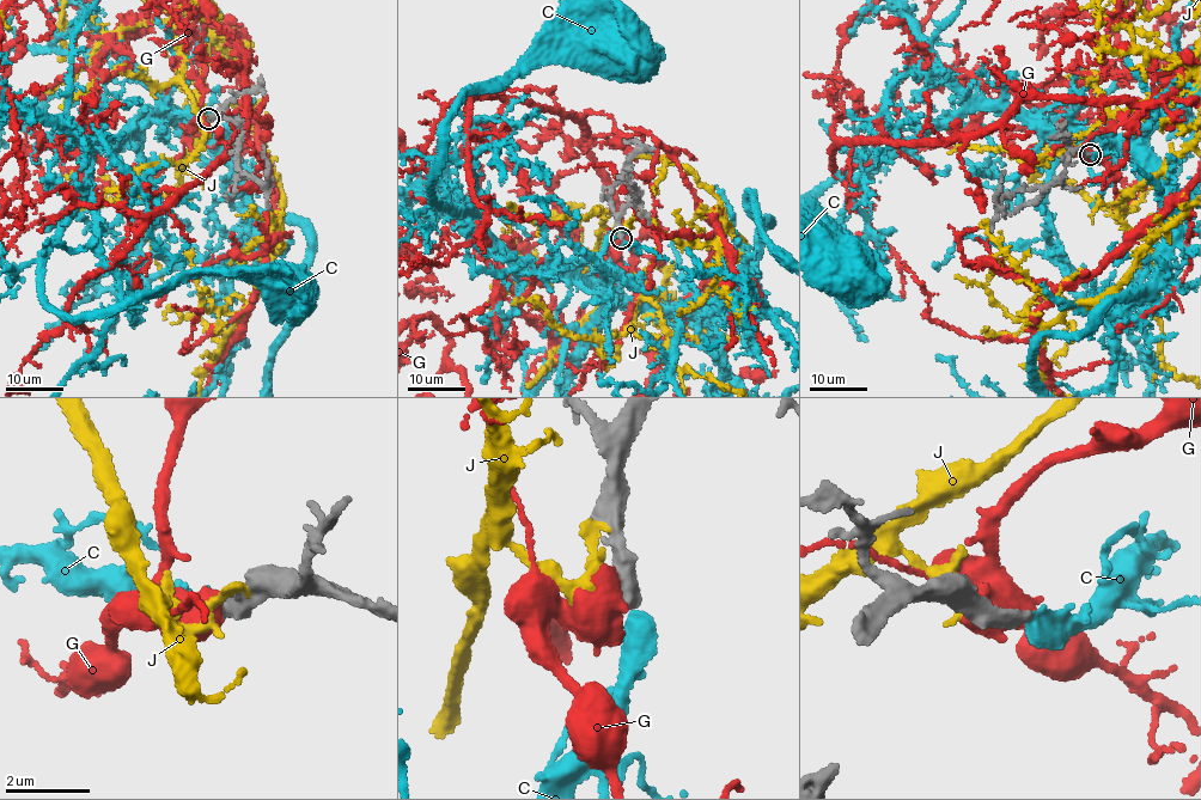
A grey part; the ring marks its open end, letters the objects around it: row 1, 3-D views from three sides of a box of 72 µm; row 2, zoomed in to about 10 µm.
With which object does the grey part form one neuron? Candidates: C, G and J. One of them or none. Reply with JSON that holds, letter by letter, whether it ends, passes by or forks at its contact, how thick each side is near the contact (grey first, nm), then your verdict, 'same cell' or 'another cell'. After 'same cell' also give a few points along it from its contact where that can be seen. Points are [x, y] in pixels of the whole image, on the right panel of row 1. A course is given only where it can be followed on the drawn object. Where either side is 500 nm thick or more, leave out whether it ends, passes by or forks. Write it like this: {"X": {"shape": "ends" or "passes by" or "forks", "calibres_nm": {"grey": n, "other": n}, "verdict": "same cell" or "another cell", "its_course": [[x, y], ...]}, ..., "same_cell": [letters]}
{"C": {"shape": "ends", "calibres_nm": {"grey": 400, "other": 480}, "verdict": "same cell"}, "G": {"calibres_nm": {"grey": 550, "other": 900}, "verdict": "another cell"}, "J": {"shape": "ends", "calibres_nm": {"grey": 480, "other": 200}, "verdict": "another cell"}, "same_cell": ["C"]}

